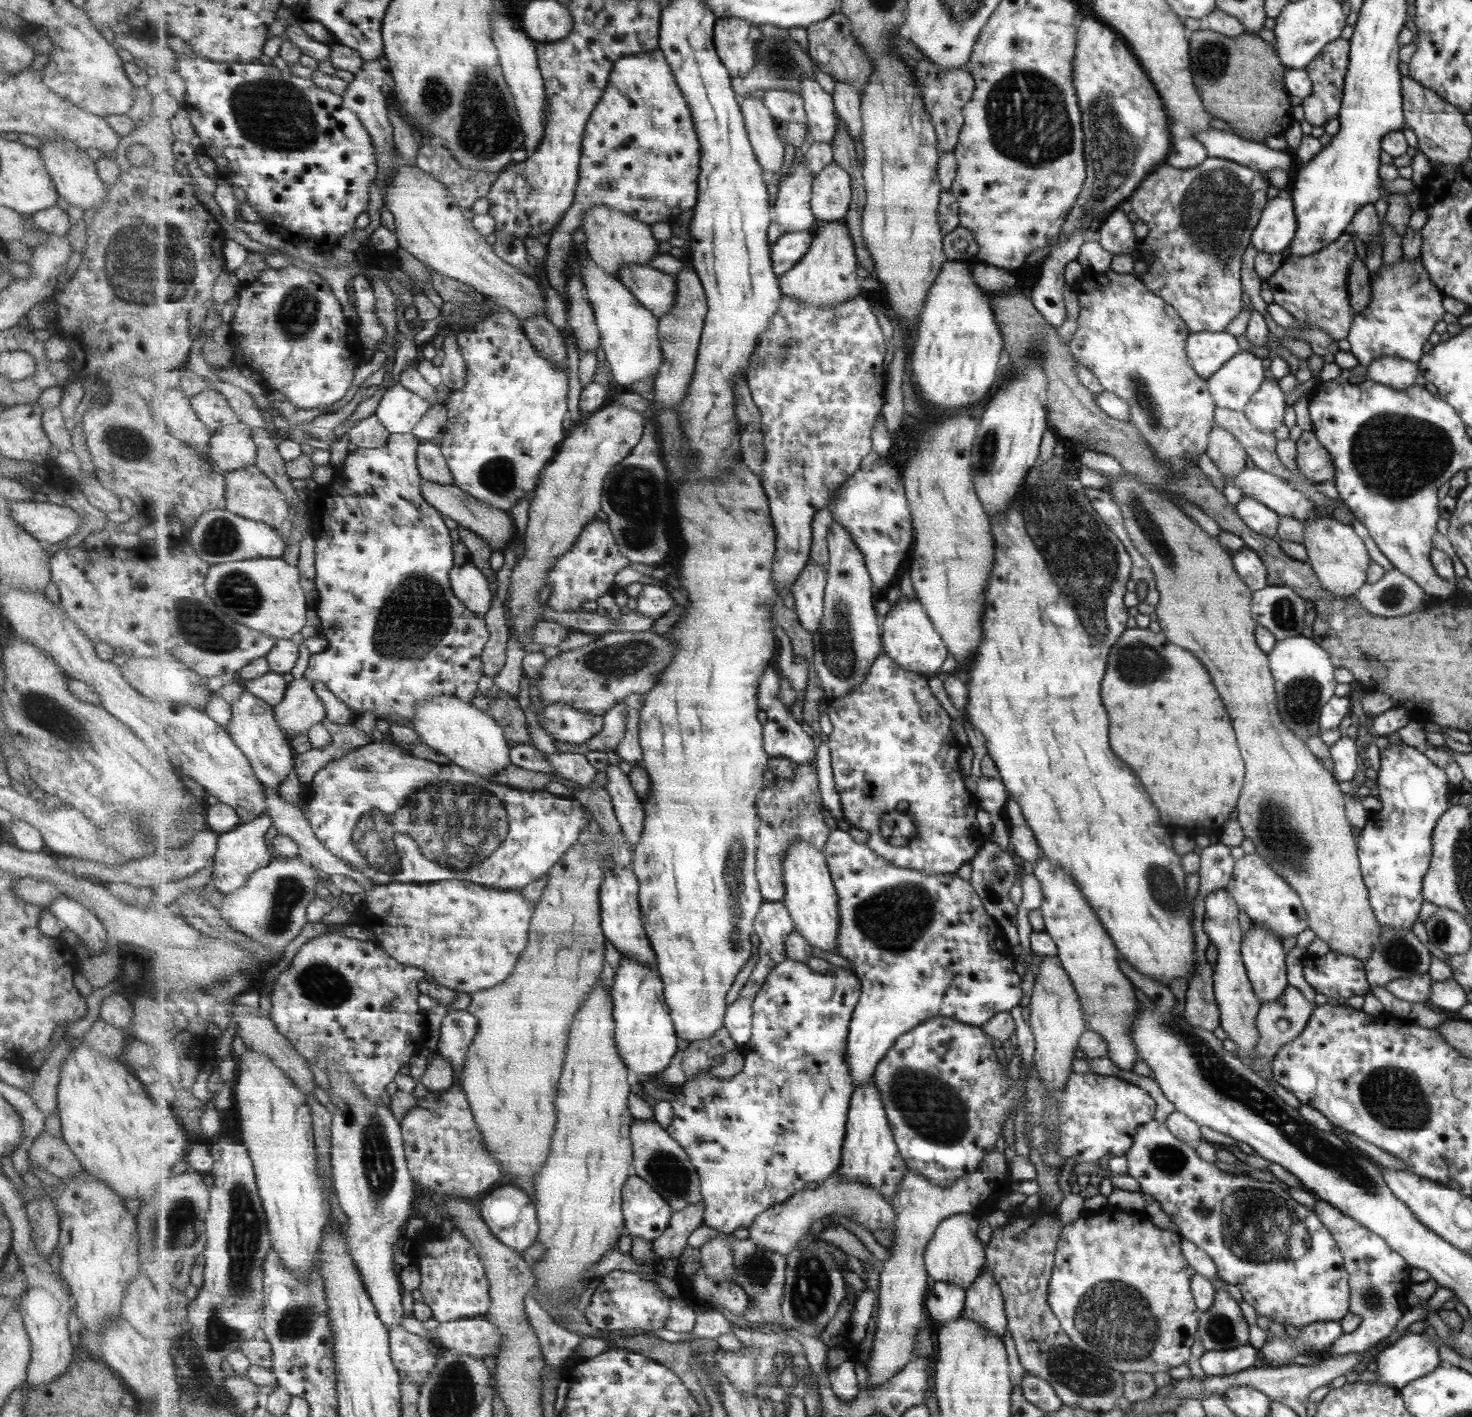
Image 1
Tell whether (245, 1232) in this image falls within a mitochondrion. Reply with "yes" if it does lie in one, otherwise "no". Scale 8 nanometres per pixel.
yes

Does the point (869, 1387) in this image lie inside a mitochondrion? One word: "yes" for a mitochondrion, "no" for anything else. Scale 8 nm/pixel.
no

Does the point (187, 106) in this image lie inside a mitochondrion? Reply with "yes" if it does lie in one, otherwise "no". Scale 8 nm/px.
no

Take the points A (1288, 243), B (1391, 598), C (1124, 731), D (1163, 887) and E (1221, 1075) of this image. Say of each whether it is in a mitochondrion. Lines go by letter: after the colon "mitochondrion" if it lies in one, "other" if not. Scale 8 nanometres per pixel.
A: other
B: mitochondrion
C: other
D: mitochondrion
E: mitochondrion

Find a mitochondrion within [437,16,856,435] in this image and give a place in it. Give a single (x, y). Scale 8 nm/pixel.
(780, 64)

